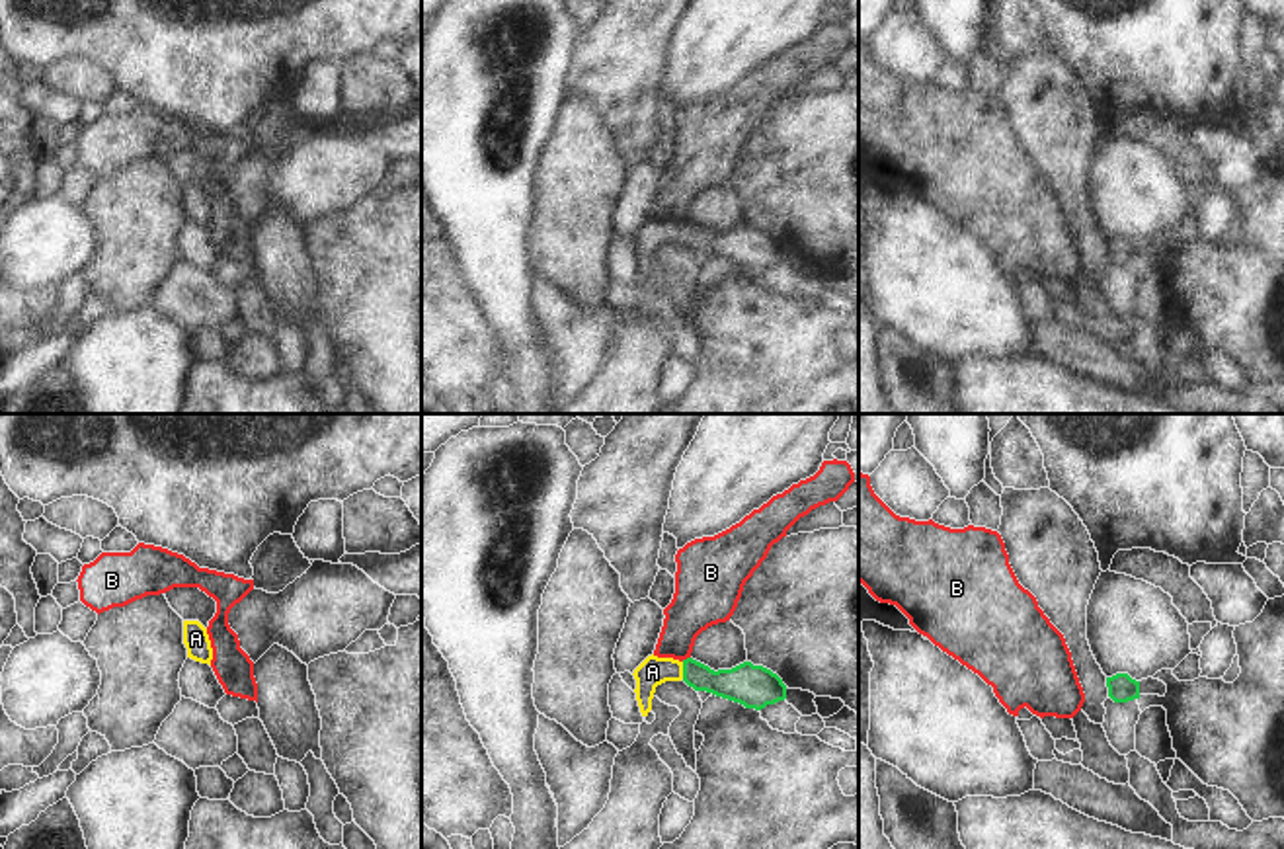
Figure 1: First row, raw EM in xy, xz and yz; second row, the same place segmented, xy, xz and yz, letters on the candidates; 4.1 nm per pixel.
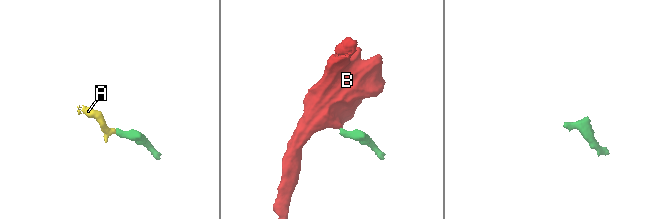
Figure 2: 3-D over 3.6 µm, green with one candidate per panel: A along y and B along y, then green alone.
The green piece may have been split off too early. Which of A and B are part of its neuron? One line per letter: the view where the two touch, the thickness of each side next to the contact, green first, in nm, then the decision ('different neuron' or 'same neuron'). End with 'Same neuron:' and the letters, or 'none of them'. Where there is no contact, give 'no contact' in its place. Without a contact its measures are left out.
A: xz | 160/120 nm | same neuron
B: xz | 160/220 nm | different neuron
Same neuron: A

